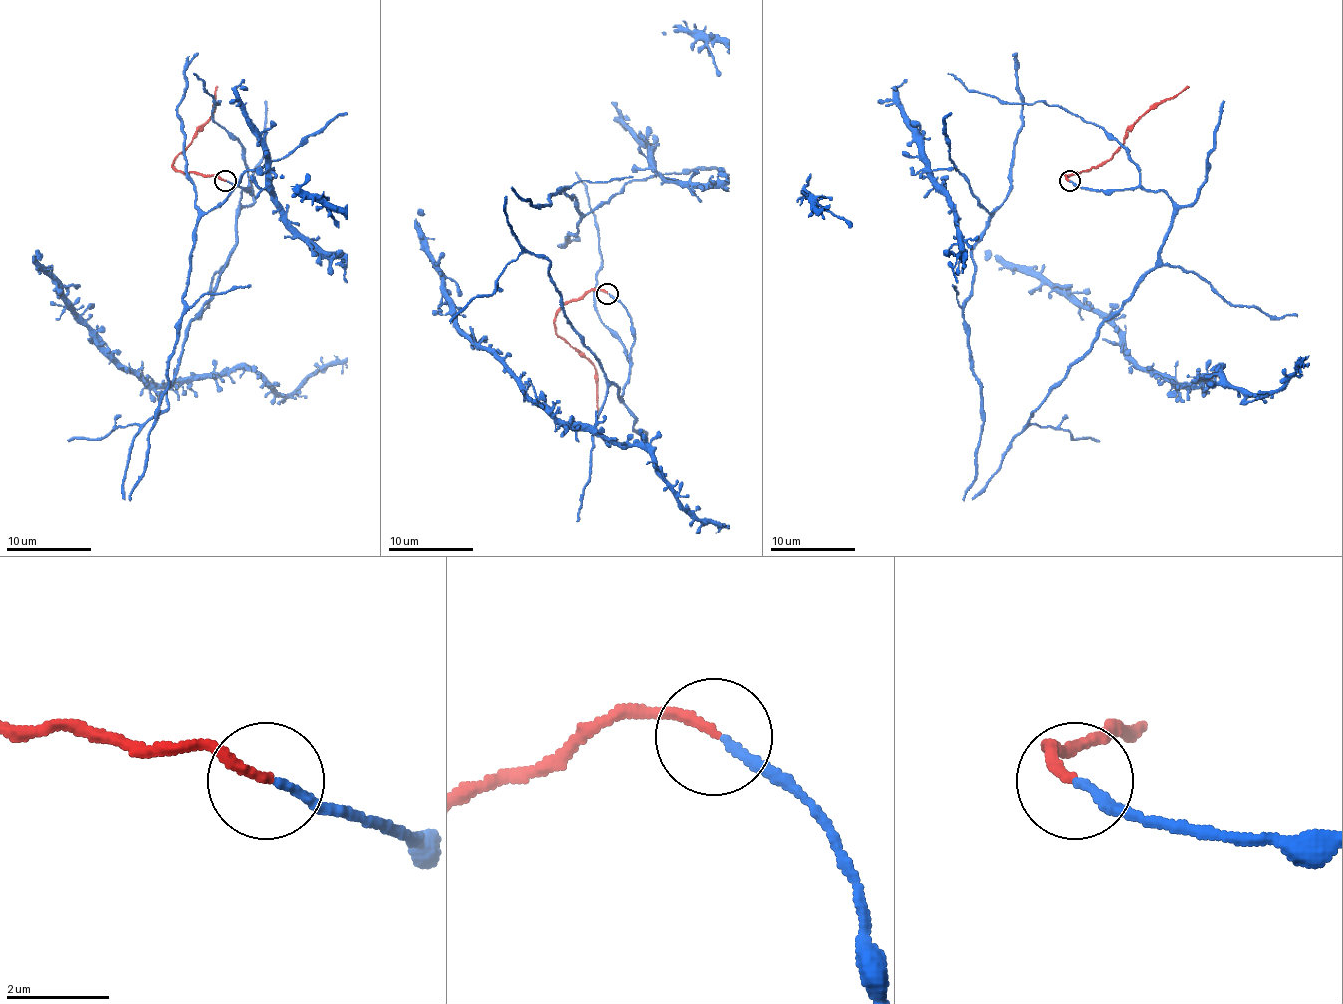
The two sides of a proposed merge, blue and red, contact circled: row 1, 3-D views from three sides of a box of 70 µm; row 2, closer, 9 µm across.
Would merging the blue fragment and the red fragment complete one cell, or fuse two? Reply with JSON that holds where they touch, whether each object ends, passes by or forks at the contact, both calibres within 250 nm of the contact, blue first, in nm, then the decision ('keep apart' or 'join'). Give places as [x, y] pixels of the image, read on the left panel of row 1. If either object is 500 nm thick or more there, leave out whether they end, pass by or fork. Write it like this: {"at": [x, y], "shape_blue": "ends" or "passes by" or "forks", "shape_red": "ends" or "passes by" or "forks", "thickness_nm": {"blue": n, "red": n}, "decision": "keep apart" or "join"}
{"at": [225, 181], "shape_blue": "ends", "shape_red": "ends", "thickness_nm": {"blue": 160, "red": 180}, "decision": "join"}

